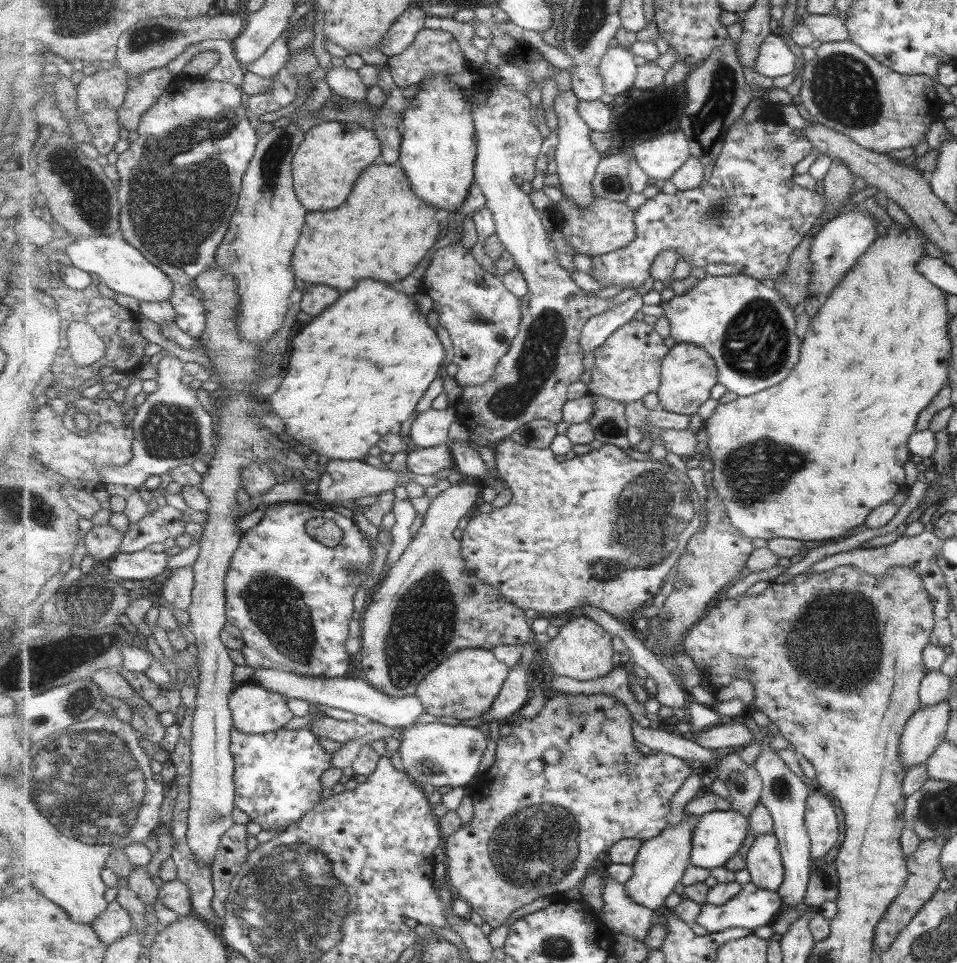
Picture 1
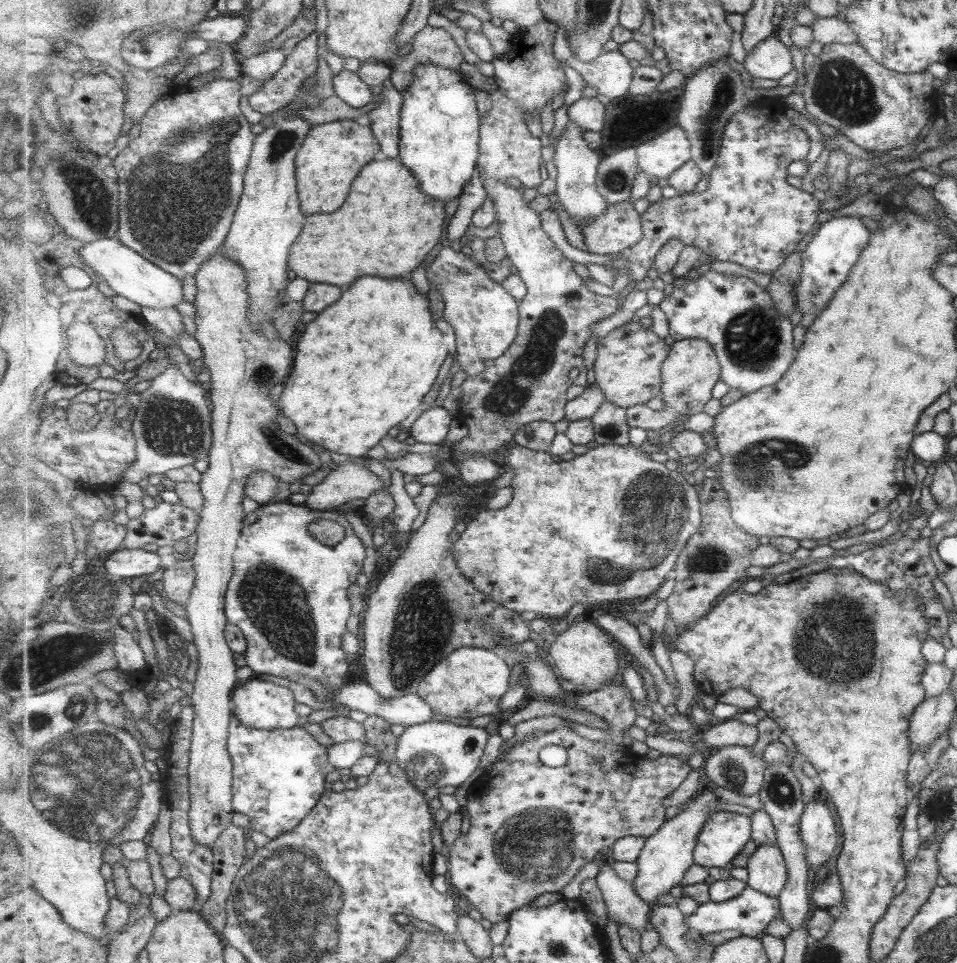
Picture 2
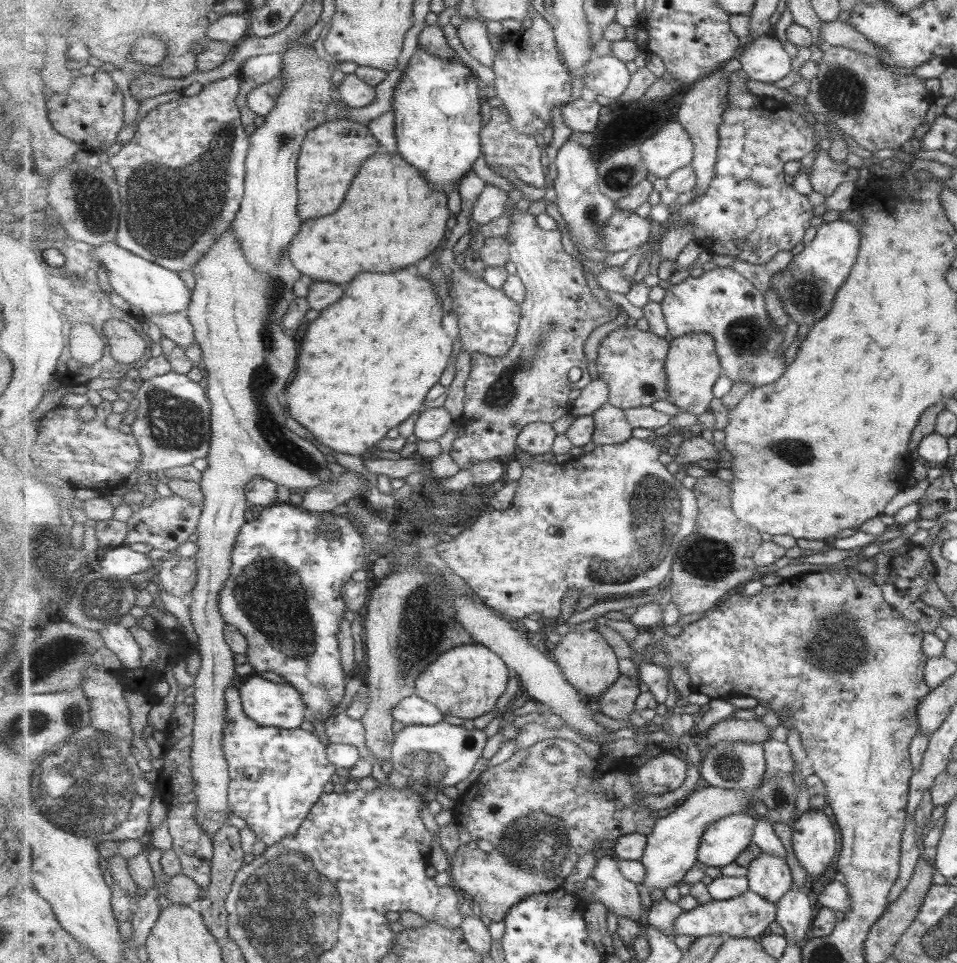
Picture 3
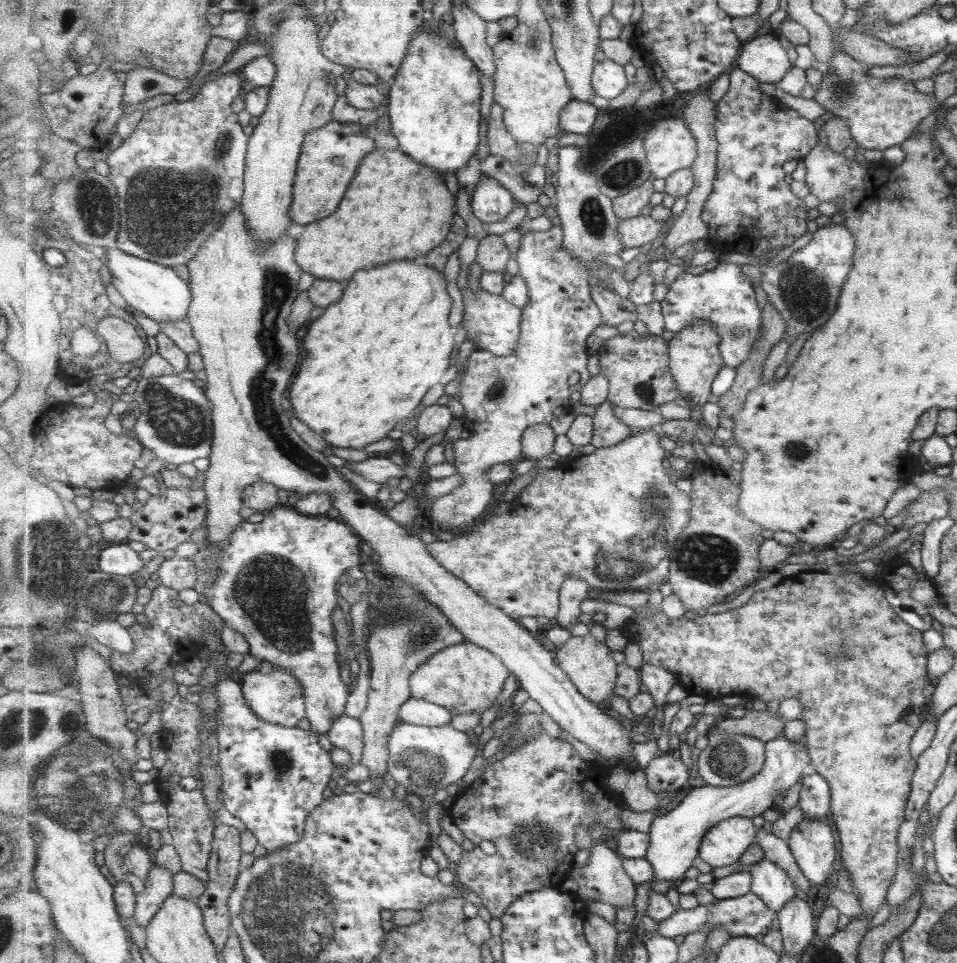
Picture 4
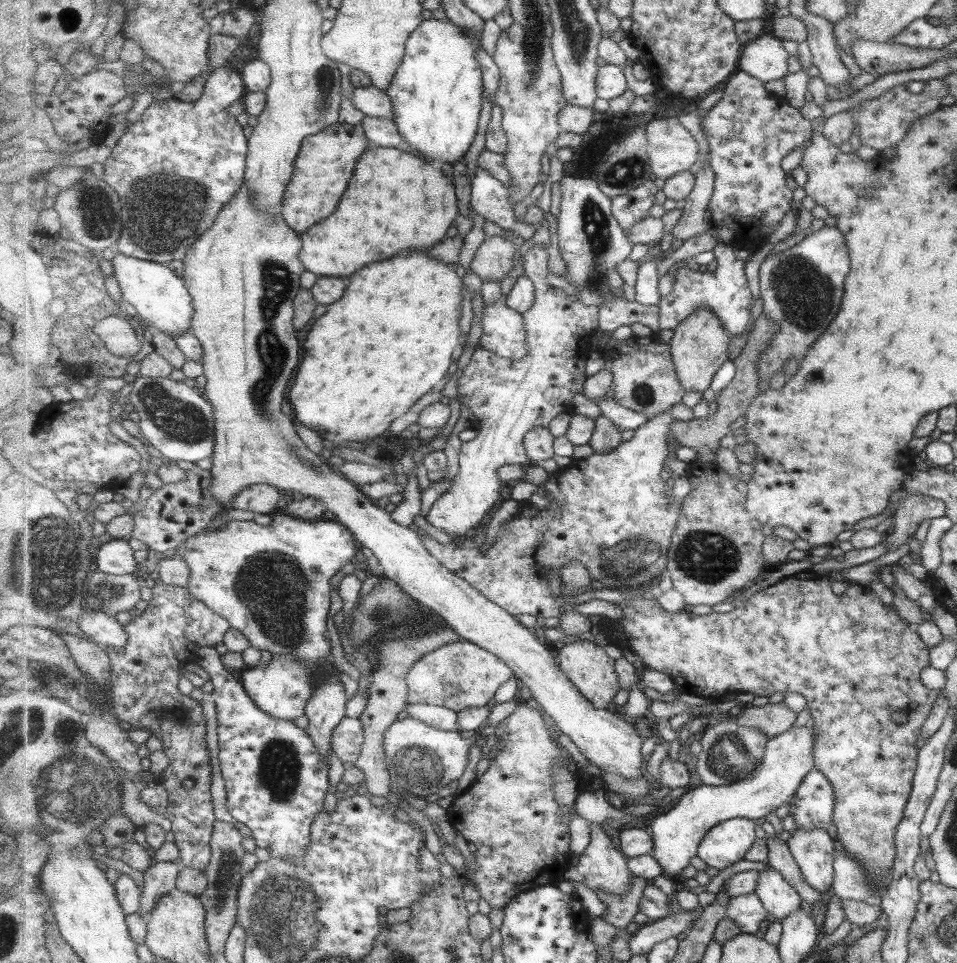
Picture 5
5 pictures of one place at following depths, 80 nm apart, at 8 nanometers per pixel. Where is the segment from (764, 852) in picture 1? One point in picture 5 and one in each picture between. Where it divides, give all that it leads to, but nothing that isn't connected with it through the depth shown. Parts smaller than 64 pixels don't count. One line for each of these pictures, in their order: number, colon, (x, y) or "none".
2: (768, 873)
3: (770, 876)
4: (770, 882)
5: (780, 898)

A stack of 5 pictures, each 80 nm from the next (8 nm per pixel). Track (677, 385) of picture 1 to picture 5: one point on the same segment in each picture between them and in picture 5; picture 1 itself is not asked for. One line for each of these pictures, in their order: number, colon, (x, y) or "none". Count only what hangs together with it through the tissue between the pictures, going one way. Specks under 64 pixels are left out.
2: (690, 374)
3: (694, 365)
4: (695, 353)
5: (700, 345)

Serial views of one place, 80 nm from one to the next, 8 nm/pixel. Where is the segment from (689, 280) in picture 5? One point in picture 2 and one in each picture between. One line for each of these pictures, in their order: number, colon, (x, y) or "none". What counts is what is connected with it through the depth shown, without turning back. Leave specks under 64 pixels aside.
2: (754, 343)
3: (722, 302)
4: (724, 296)

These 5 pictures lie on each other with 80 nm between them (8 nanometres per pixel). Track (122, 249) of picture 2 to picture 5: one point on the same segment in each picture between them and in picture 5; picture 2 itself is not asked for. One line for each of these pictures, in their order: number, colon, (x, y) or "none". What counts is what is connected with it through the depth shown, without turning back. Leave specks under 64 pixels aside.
3: (148, 287)
4: (155, 290)
5: (161, 298)

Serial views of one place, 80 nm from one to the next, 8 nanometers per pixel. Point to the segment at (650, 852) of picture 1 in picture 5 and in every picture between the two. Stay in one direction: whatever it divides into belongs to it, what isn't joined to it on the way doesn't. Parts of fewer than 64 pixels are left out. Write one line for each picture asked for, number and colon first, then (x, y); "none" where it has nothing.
2: (668, 855)
3: (673, 847)
4: (677, 838)
5: (790, 758)

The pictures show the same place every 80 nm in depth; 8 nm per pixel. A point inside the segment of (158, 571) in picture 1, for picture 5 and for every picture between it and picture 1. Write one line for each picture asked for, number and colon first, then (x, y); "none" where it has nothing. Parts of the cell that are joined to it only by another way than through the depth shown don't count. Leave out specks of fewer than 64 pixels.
2: (122, 564)
3: (121, 562)
4: (118, 559)
5: (115, 557)

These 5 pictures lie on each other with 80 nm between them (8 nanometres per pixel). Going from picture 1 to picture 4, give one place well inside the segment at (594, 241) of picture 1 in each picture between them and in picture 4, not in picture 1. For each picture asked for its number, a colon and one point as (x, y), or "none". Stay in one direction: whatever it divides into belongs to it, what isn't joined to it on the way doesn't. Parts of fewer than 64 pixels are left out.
2: (621, 227)
3: (626, 231)
4: (641, 230)

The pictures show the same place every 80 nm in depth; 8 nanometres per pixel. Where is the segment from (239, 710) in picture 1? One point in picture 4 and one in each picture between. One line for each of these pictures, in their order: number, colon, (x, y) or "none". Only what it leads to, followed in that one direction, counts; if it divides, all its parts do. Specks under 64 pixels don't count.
2: (261, 704)
3: (273, 704)
4: (278, 697)

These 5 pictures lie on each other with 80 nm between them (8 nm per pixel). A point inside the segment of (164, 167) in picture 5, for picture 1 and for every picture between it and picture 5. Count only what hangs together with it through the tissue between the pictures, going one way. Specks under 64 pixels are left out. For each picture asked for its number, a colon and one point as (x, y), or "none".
1: (200, 130)
2: (167, 215)
3: (182, 178)
4: (165, 220)

